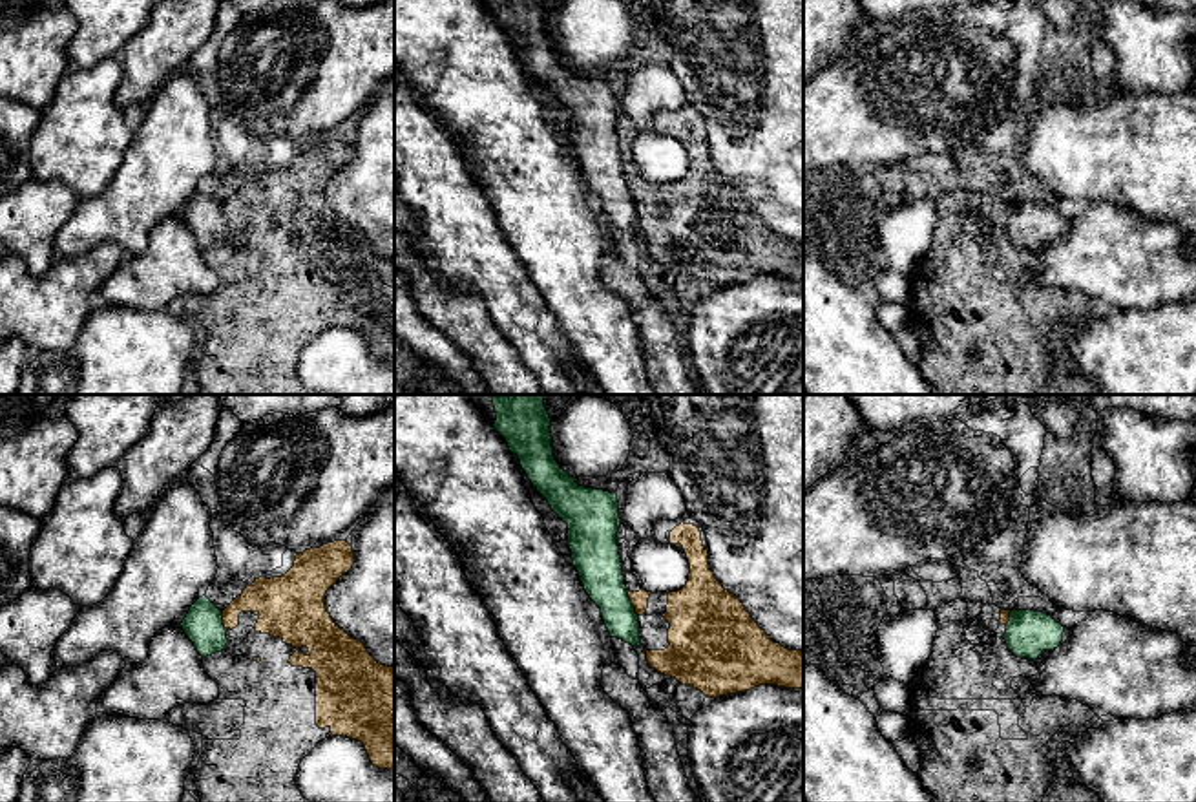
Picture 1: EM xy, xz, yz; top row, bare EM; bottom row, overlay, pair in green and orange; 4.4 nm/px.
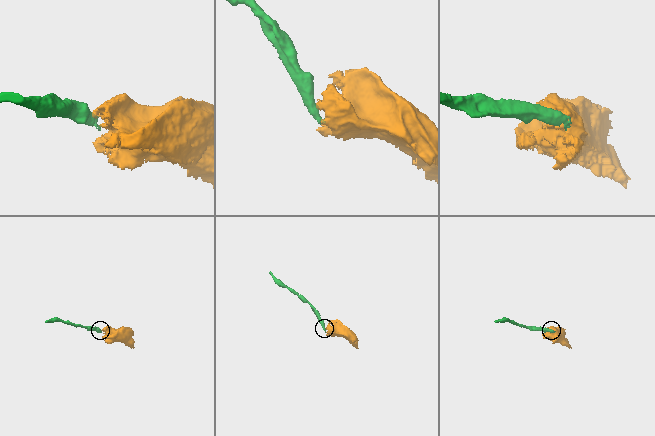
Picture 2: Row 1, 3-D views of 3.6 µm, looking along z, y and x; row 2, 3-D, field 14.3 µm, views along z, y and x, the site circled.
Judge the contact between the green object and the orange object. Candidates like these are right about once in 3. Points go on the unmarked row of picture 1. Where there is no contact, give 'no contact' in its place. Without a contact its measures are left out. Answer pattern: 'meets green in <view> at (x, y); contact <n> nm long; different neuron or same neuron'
meets green in xz at (632, 196); contact 120 nm long; different neuron

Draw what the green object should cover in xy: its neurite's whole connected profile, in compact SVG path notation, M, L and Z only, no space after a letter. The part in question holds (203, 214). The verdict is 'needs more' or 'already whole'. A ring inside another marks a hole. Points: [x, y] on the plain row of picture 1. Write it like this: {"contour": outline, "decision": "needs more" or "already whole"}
{"contour": "M206 186L190 197L181 217L203 248L226 239L223 203Z", "decision": "already whole"}

